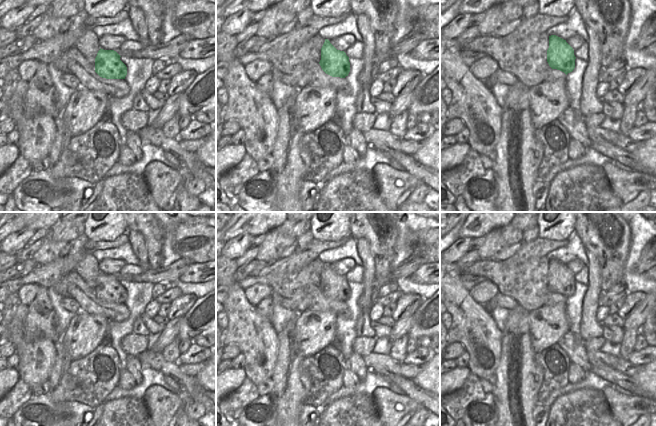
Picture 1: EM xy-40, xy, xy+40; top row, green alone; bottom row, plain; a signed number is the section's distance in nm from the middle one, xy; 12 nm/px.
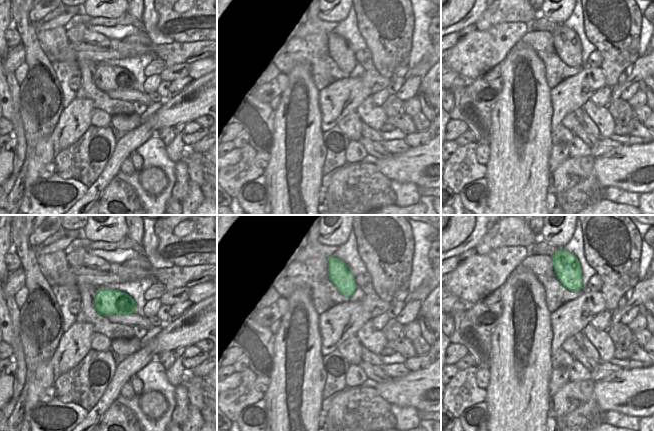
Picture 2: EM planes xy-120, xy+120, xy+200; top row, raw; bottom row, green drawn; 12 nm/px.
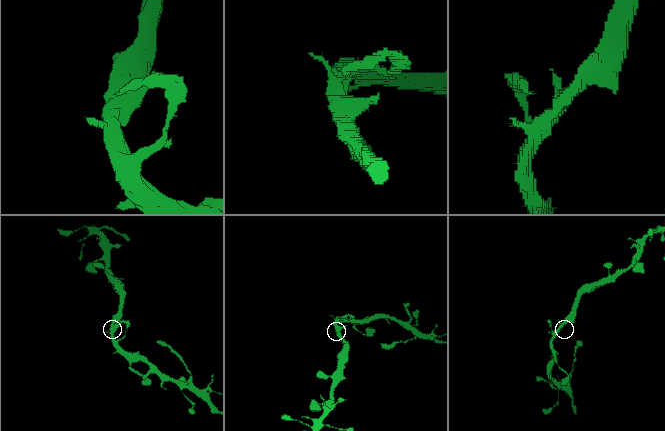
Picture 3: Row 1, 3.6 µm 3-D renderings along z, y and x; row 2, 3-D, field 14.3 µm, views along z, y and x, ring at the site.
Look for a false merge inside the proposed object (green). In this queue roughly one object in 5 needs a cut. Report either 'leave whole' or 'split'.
leave whole

